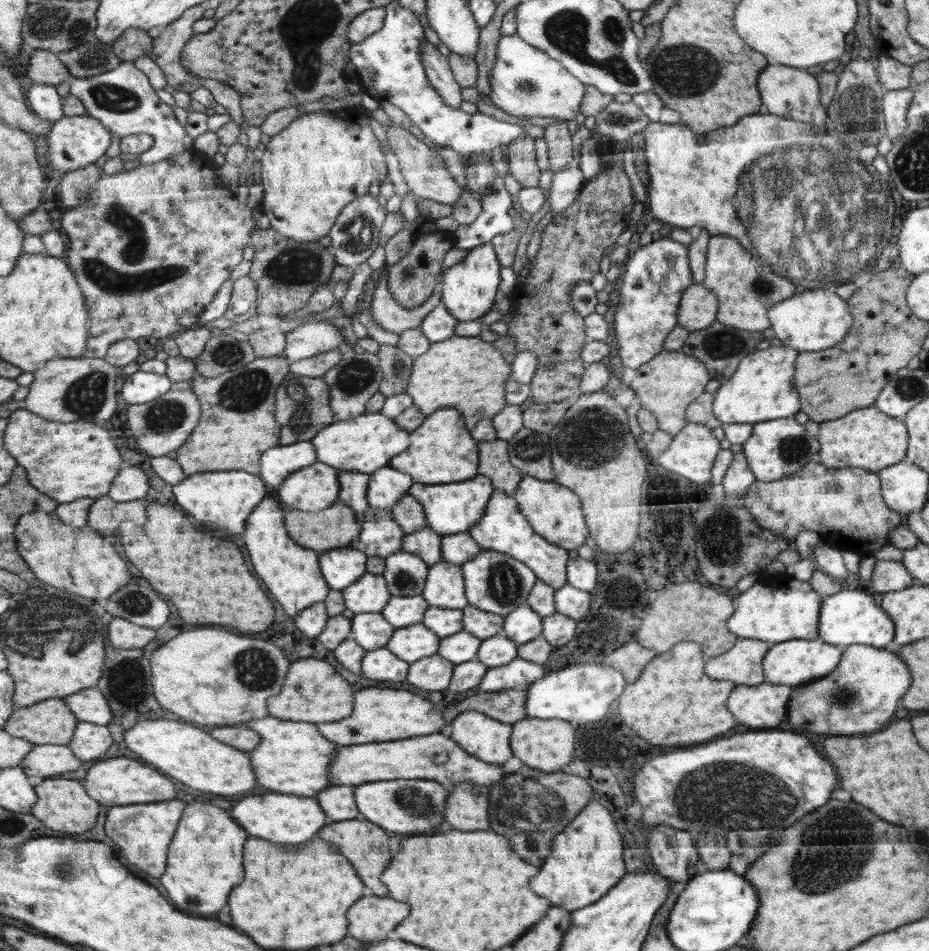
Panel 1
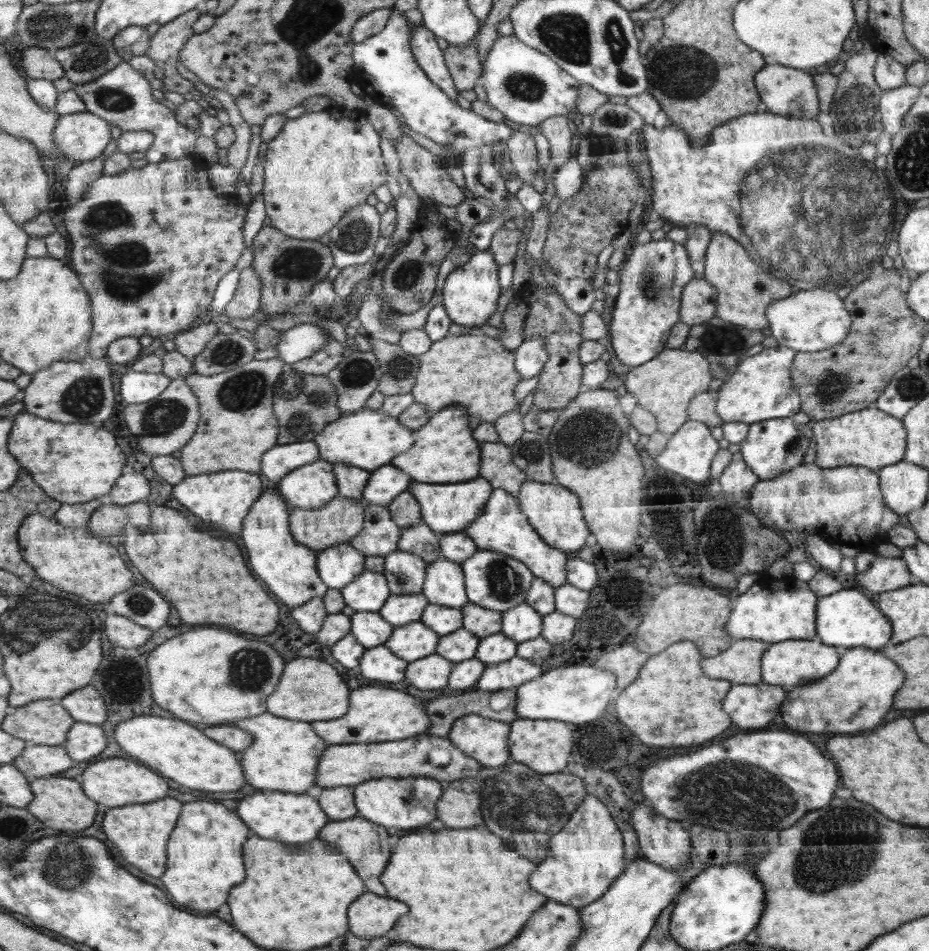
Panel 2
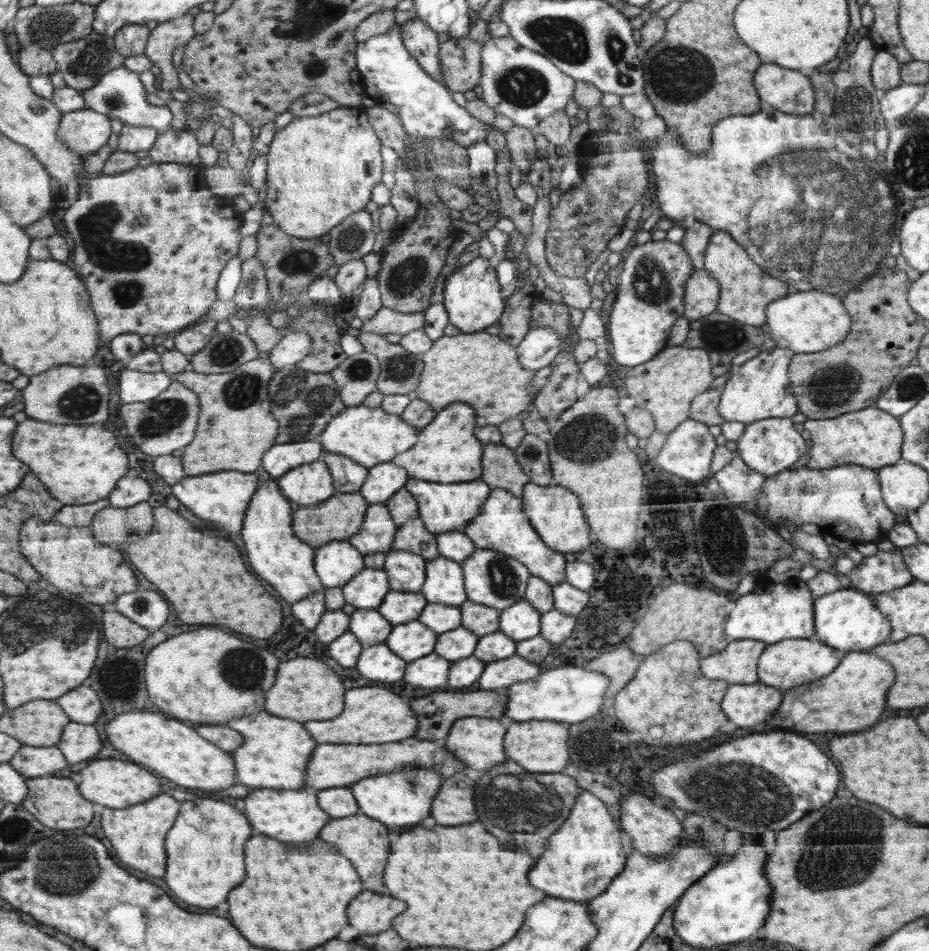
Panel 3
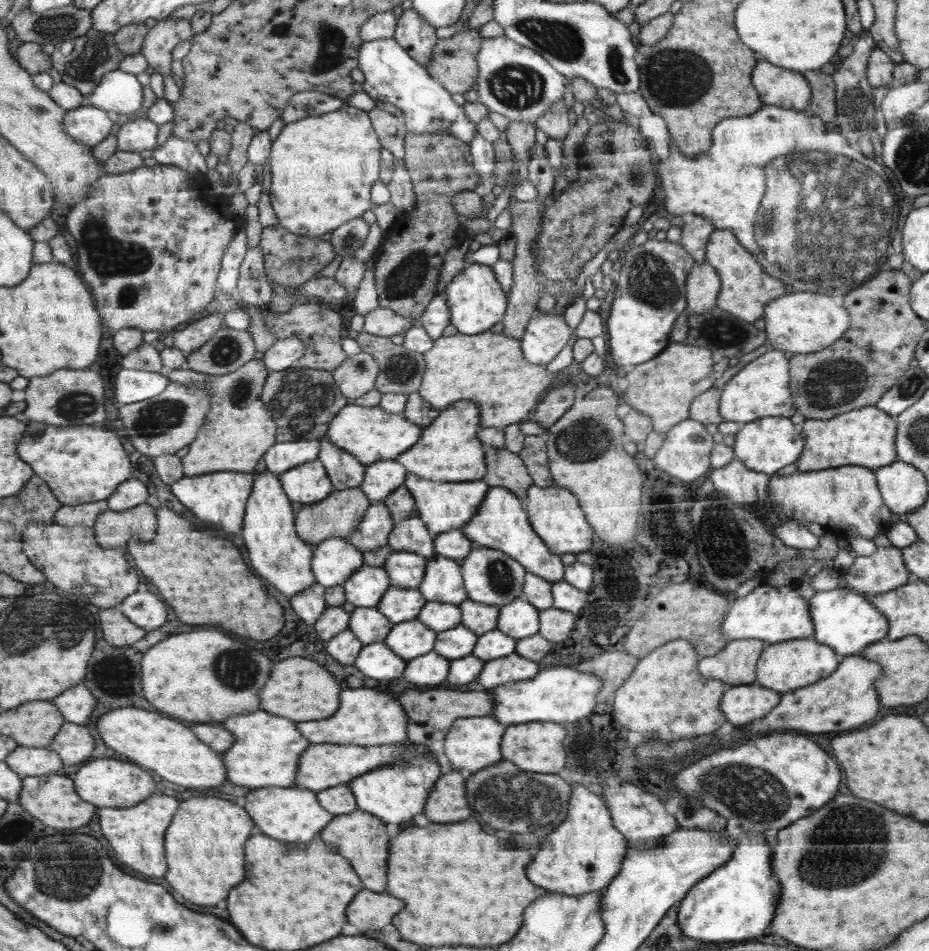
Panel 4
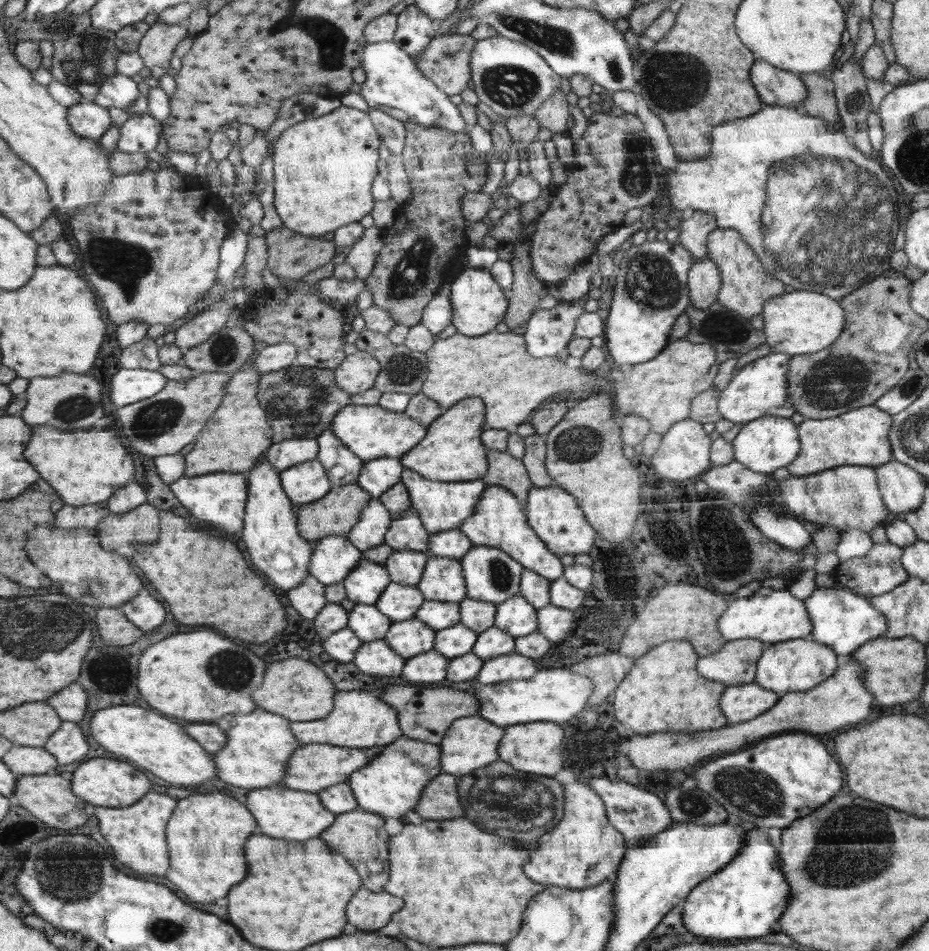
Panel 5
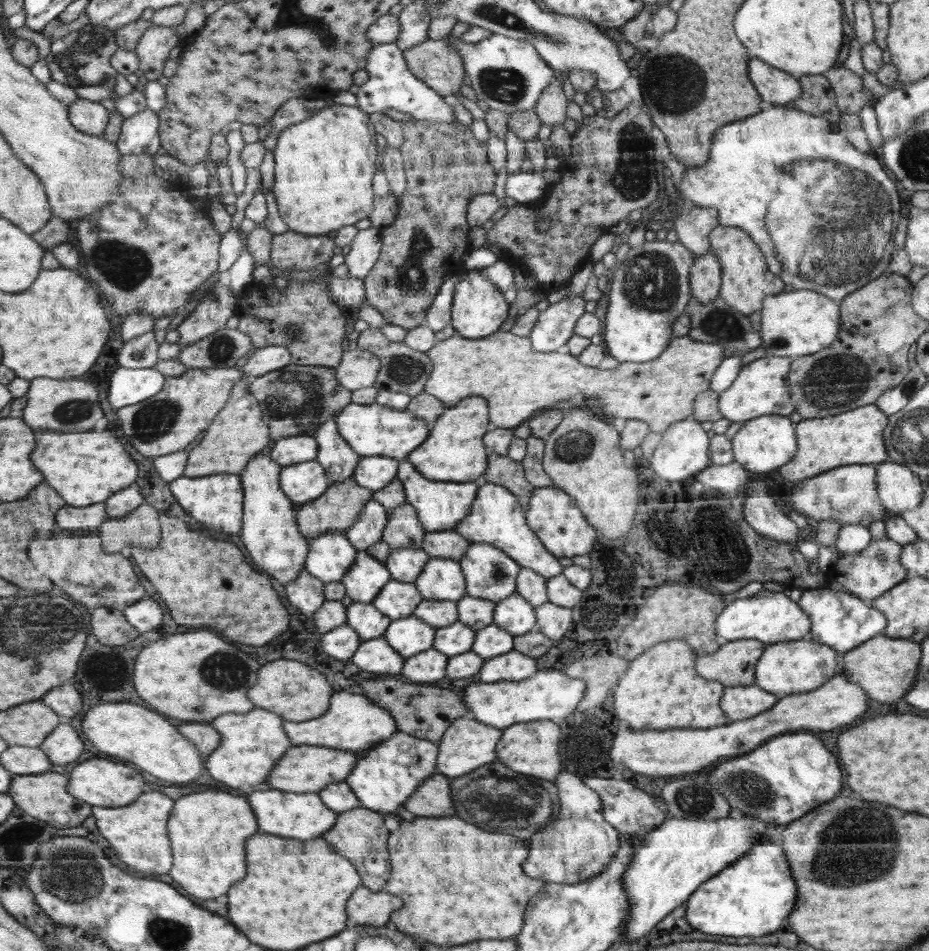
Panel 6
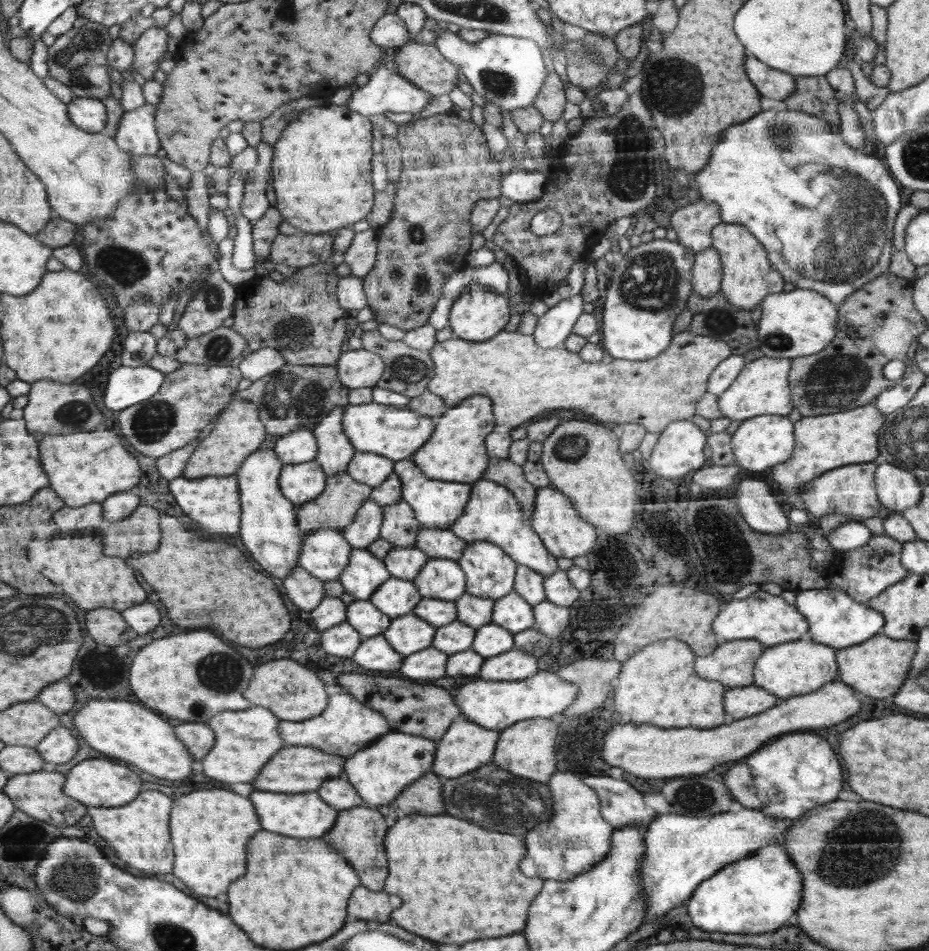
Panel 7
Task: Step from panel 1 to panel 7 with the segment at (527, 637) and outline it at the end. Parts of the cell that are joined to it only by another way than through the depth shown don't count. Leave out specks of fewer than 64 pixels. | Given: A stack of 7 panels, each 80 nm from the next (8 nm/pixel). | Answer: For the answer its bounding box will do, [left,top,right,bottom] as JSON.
[492,590,536,634]

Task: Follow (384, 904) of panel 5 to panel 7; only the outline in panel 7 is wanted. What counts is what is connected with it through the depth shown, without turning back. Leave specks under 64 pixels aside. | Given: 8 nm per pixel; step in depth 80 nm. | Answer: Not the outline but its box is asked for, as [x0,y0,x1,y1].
[348,886,402,922]

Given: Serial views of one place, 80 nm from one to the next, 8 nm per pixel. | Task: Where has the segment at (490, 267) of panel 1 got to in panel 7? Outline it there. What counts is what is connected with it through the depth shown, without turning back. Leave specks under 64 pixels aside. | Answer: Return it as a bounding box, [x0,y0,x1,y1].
[449,284,510,342]

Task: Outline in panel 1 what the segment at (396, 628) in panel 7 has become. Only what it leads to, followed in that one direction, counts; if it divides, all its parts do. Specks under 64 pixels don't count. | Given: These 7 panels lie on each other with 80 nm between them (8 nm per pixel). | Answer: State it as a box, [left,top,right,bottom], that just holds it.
[388,623,441,663]

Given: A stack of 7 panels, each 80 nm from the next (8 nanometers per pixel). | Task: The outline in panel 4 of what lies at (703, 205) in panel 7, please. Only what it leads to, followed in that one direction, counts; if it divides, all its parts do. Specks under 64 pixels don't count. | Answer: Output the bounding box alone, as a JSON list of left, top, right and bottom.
[680,215,715,265]

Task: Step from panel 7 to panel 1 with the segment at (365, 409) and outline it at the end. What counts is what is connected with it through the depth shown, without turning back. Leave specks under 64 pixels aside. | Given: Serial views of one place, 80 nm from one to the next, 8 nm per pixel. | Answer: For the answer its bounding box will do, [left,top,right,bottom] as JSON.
[310,412,410,475]

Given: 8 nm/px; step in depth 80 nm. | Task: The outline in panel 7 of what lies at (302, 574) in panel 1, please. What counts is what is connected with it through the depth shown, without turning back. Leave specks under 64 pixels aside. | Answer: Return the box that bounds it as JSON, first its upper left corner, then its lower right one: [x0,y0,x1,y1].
[236,448,302,578]

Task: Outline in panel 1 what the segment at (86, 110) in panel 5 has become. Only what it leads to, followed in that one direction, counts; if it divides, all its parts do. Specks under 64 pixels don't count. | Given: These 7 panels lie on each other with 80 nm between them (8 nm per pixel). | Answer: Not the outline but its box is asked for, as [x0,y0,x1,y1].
[47,114,112,175]

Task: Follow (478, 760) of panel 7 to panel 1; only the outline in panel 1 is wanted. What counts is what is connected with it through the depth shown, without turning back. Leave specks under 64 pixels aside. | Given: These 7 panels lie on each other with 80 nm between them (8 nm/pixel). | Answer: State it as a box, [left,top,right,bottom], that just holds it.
[449,711,513,764]

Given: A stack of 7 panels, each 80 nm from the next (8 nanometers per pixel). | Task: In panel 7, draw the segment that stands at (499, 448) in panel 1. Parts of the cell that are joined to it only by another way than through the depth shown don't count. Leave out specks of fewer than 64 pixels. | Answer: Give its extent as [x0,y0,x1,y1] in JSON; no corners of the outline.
[482,457,537,520]

